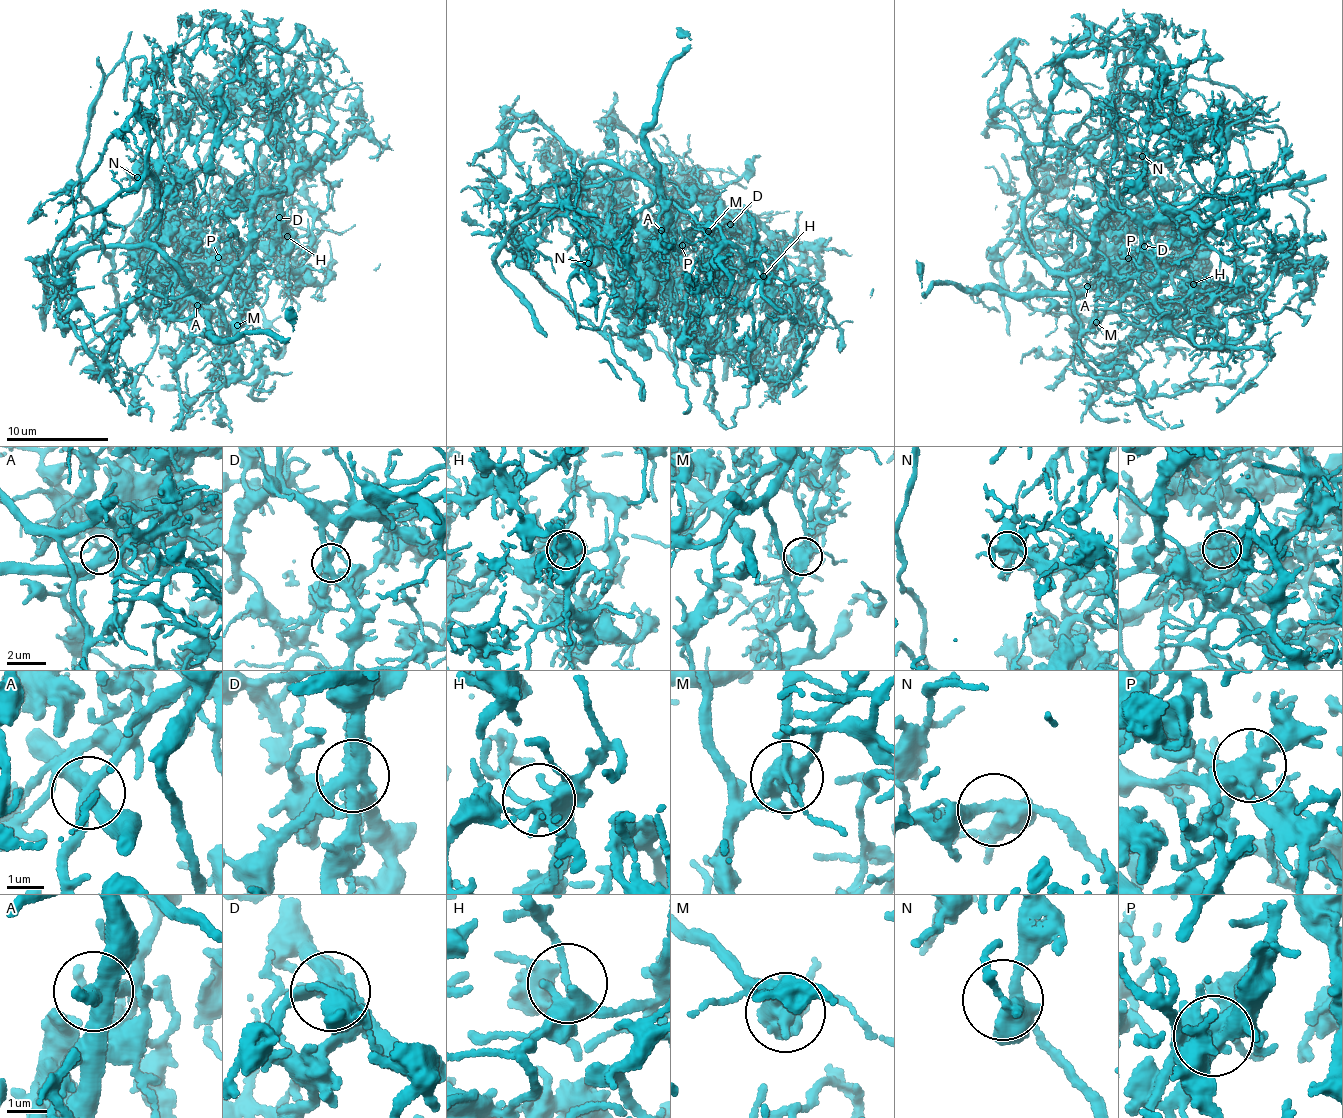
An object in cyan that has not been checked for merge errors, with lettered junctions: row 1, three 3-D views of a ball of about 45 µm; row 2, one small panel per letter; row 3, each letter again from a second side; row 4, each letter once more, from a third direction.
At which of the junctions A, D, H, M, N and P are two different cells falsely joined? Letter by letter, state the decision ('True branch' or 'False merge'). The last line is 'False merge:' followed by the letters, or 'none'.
A: False merge
D: False merge
H: True branch
M: False merge
N: True branch
P: False merge
False merge: A, D, M, P

